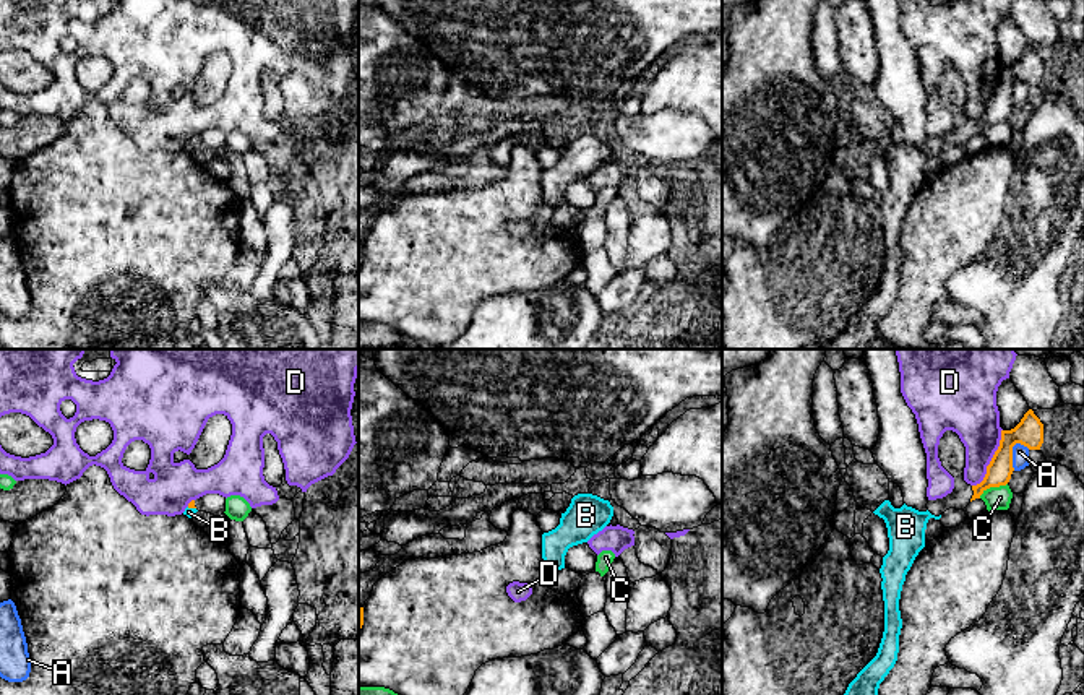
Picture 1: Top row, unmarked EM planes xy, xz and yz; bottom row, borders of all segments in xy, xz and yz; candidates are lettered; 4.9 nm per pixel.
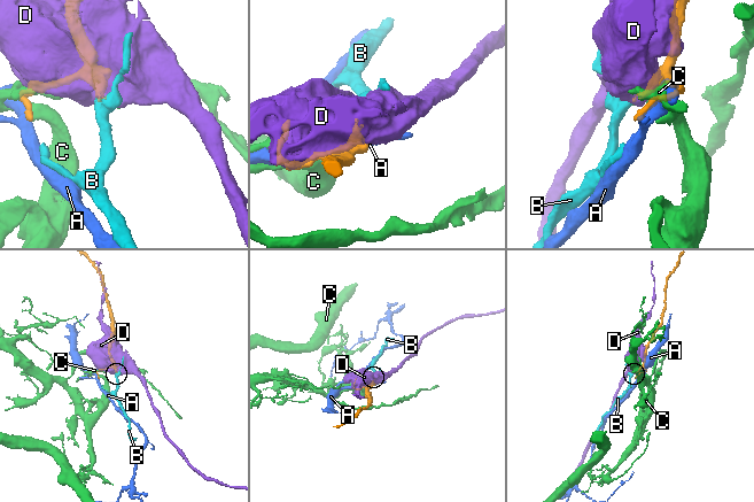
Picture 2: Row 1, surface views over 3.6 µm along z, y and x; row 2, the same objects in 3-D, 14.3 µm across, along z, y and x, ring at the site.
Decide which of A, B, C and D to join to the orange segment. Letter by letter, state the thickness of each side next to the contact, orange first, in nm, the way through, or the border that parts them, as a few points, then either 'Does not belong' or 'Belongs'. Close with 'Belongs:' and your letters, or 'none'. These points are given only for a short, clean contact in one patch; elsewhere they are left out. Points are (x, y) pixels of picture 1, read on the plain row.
A: Thickness 140 nm (orange) against 80 nm. Does not belong
B: Thickness 30 nm (orange) against 50 nm. Path across: xy (192, 140), (192, 143), (189, 148). Belongs
C: Thickness 130 nm (orange) against 110 nm. Does not belong
D: Thickness 140 nm (orange) against 240 nm. Boundary: yz (1002, 65), (998, 85), (987, 103), (985, 112), (972, 122). Does not belong
Belongs: B

